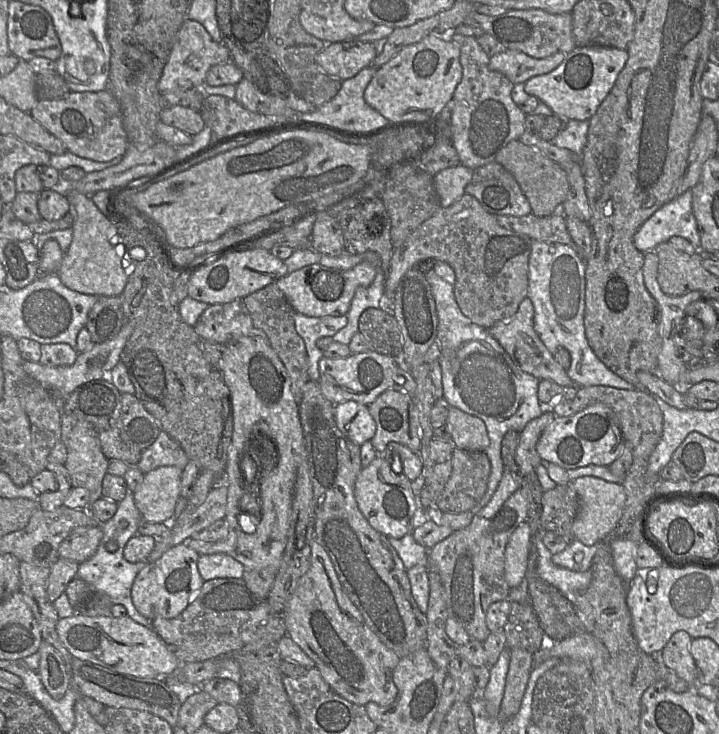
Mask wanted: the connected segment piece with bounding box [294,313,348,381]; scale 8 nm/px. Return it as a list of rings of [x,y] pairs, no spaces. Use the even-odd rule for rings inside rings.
[[[294,313],[294,322],[297,333],[305,343],[309,379],[319,381],[319,361],[324,355],[317,346],[317,341],[323,337],[333,338],[347,325],[347,316],[309,317]]]

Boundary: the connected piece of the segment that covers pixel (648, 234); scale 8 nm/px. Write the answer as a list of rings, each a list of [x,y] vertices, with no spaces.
[[[689,189],[658,209],[634,235],[635,247],[643,252],[654,251],[661,243],[679,236],[701,251],[700,236],[692,209],[692,190]]]

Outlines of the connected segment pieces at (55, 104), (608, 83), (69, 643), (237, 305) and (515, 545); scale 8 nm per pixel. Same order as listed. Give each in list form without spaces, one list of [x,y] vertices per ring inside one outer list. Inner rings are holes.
[[[109,91],[70,92],[60,99],[39,100],[29,114],[79,157],[108,162],[125,155],[129,142],[123,127],[121,108]]]
[[[603,46],[576,47],[551,72],[524,82],[524,91],[538,98],[563,120],[589,121],[613,88],[628,59],[626,49]]]
[[[81,612],[61,618],[56,625],[57,634],[64,647],[74,657],[107,669],[138,677],[165,679],[181,663],[173,648],[166,645],[153,628],[147,628],[130,617],[87,616]]]
[[[242,299],[209,305],[198,318],[194,330],[201,340],[221,344],[240,336],[259,336],[268,340],[266,333],[253,325]]]
[[[527,521],[520,523],[510,535],[504,552],[504,574],[509,588],[524,580],[531,549],[531,528]]]

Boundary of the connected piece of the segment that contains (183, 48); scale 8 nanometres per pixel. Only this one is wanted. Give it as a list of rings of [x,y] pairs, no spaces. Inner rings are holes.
[[[186,19],[173,42],[170,55],[158,81],[161,93],[200,88],[211,67],[231,61],[231,54],[223,43],[215,42],[197,21]]]

